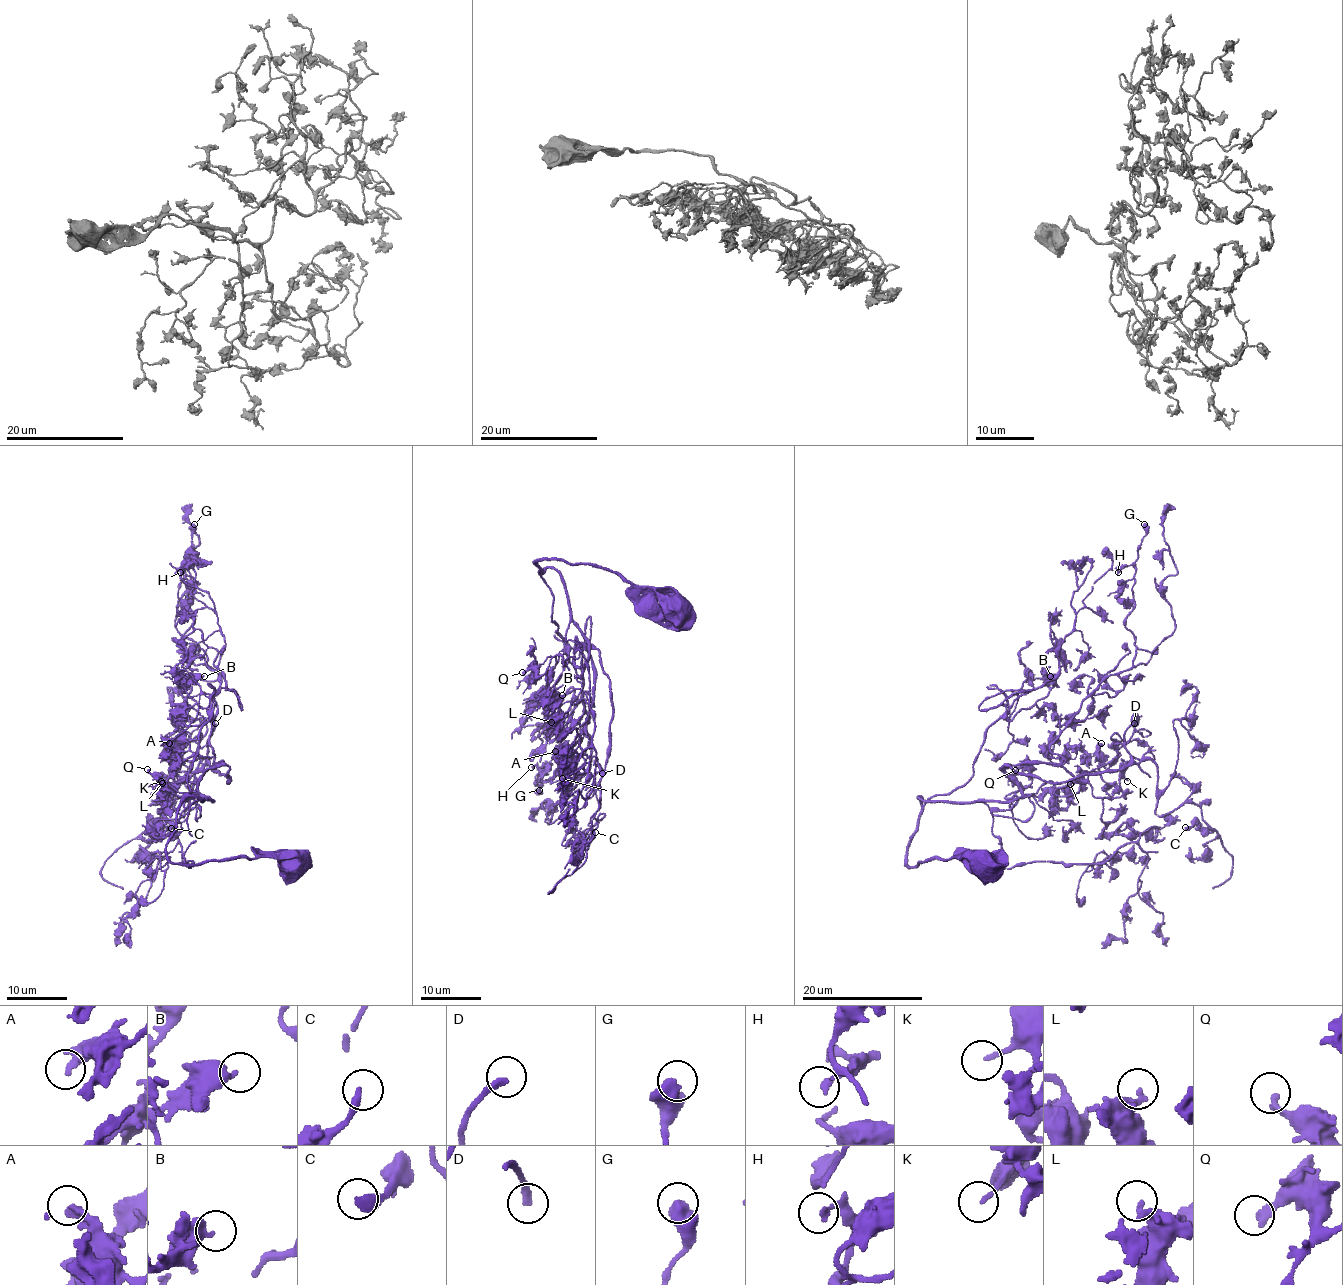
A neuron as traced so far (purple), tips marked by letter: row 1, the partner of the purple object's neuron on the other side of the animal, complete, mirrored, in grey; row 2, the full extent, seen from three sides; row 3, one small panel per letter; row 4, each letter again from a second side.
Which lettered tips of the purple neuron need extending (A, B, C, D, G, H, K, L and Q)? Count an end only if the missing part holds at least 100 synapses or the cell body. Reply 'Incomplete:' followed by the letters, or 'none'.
Incomplete: D

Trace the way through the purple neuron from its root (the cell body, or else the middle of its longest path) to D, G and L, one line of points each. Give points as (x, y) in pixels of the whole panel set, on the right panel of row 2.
D: (988, 868), (966, 853), (908, 866), (918, 797), (1017, 800), (1004, 766), (1047, 781), (1118, 771), (1134, 723)
G: (988, 868), (908, 866), (918, 797), (1013, 801), (1002, 768), (1062, 759), (1132, 665), (1144, 524)
L: (988, 868), (966, 853), (908, 866), (918, 797), (1013, 801), (1051, 782), (1055, 805), (1065, 808), (1070, 784)

